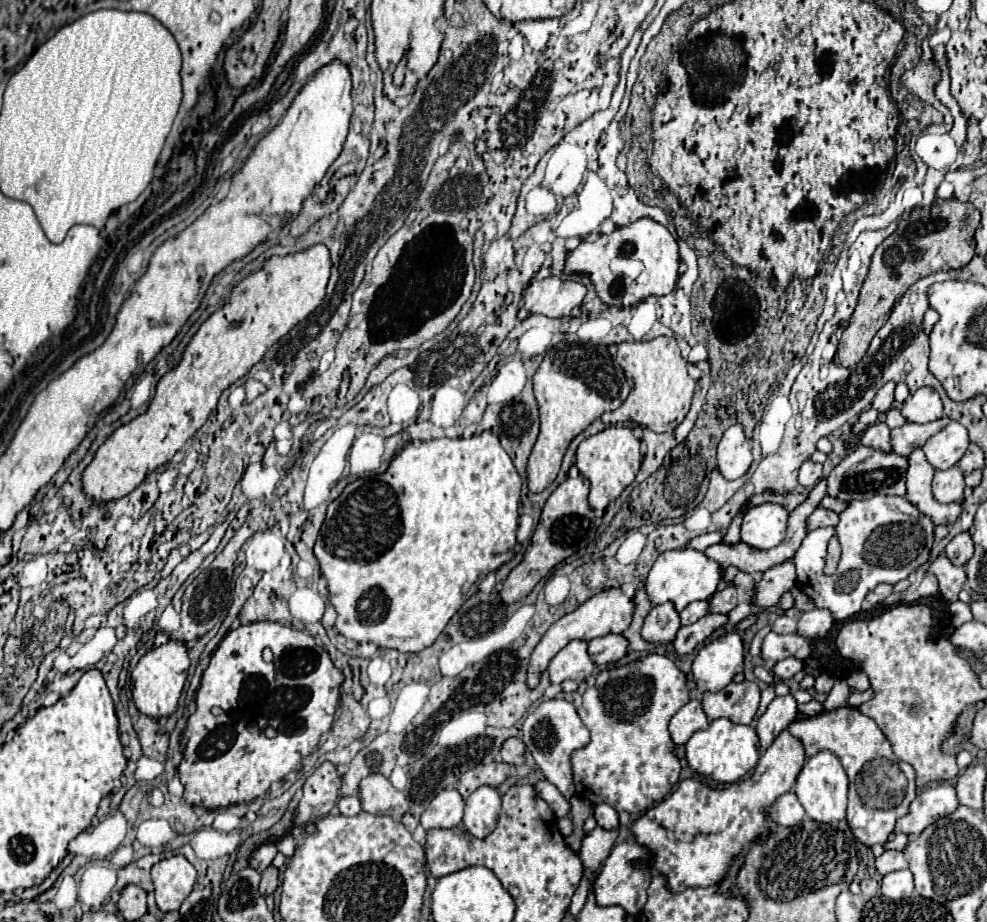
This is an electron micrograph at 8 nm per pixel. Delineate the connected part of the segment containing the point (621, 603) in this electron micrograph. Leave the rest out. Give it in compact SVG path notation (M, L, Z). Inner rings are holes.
M607 588L601 590L599 594L595 594L593 598L589 598L587 602L583 602L577 610L565 614L563 618L559 618L549 630L547 634L541 638L541 642L537 644L533 656L531 656L531 666L529 666L529 680L527 684L531 688L535 688L539 684L539 672L543 672L549 666L549 660L563 648L567 646L571 640L579 638L579 640L593 640L597 636L607 636L607 634L623 634L627 630L627 626L631 624L635 606L631 606L627 602L627 596L623 594L621 588Z

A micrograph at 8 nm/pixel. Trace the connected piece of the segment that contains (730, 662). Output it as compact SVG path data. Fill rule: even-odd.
M737 632L723 634L705 644L693 662L693 676L701 692L719 692L737 672L743 672L743 642Z

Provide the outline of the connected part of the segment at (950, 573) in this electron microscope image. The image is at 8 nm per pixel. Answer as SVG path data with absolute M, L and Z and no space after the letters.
M939 554L939 556L931 562L929 572L933 572L933 574L937 576L937 580L939 580L939 590L941 590L941 594L943 594L949 602L959 600L959 592L961 592L965 580L967 580L963 566L953 566L945 554Z

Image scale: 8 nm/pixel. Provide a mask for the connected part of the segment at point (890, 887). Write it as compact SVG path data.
M907 868L889 872L881 880L881 894L891 900L907 898L907 896L911 896L911 892L913 892L913 874Z

